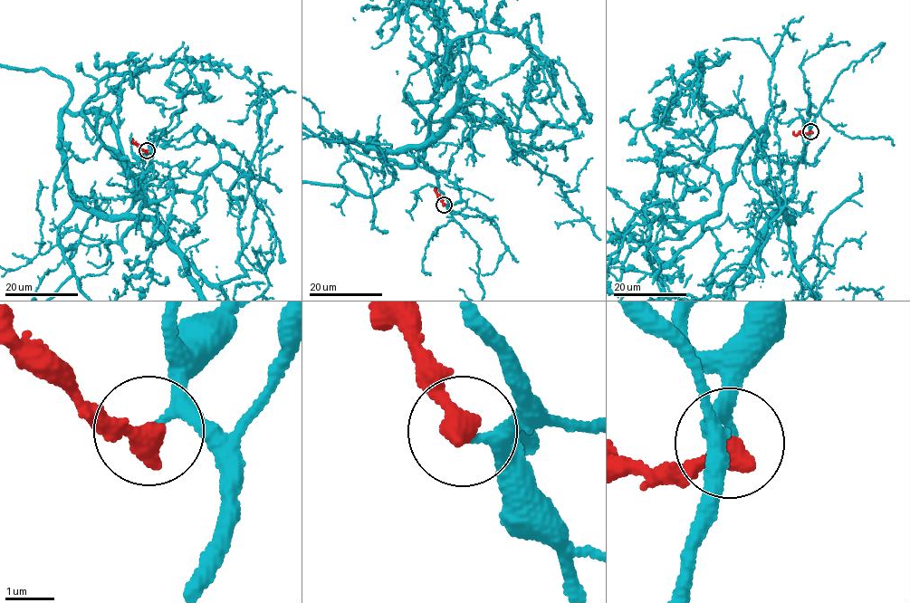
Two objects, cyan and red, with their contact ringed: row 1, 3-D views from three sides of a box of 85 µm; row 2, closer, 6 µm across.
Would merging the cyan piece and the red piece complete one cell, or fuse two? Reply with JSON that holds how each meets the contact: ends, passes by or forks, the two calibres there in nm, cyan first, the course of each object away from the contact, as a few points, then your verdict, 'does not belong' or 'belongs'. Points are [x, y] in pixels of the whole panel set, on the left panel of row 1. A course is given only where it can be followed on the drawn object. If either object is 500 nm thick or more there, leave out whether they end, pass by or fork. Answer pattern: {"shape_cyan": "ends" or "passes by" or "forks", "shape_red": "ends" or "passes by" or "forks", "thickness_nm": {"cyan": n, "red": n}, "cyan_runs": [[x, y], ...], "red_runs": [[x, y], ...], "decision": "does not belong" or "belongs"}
{"shape_cyan": "passes by", "shape_red": "ends", "thickness_nm": {"cyan": 240, "red": 480}, "cyan_runs": [[146, 150], [133, 207], [91, 212], [70, 181], [63, 79]], "red_runs": [[146, 151], [133, 142], [132, 138]], "decision": "does not belong"}

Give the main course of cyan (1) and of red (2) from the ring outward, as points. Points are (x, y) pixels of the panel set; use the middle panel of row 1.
1: (444, 205), (436, 178), (414, 148), (367, 150), (372, 139), (396, 174), (363, 196)
2: (444, 205), (436, 188)

